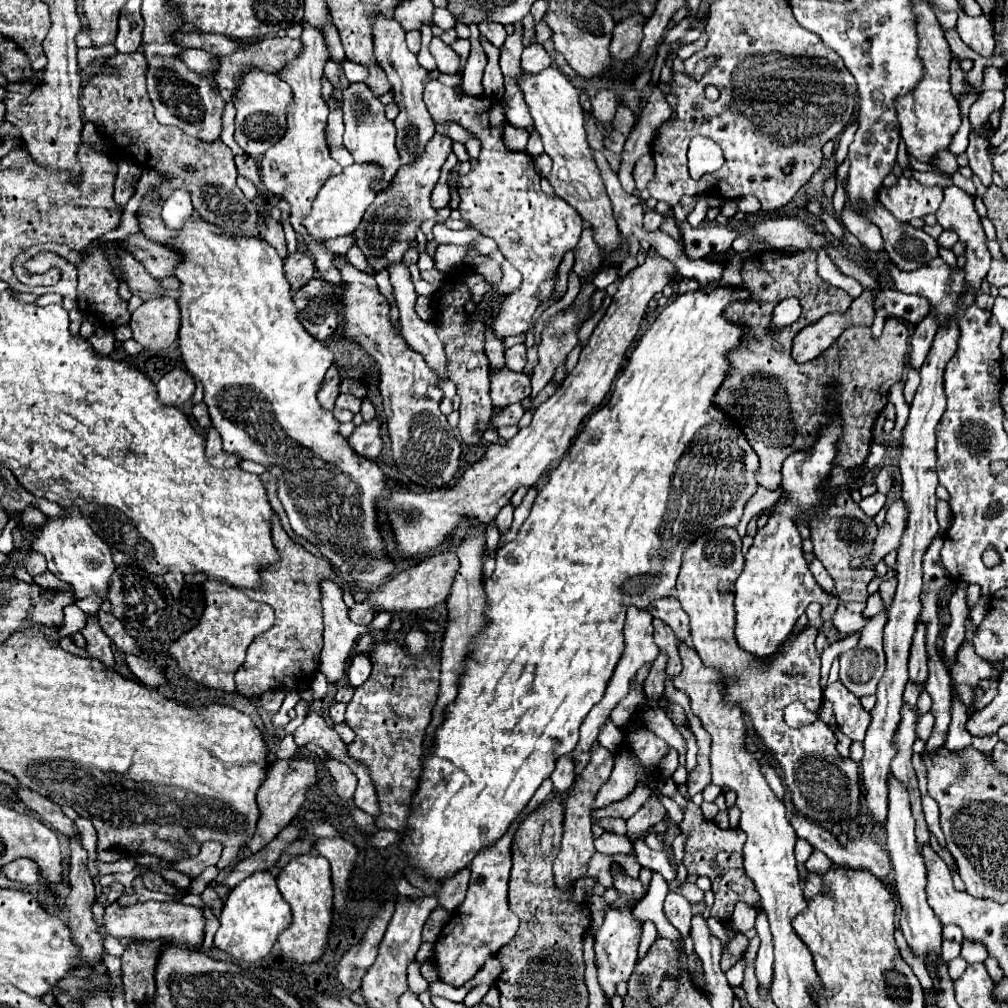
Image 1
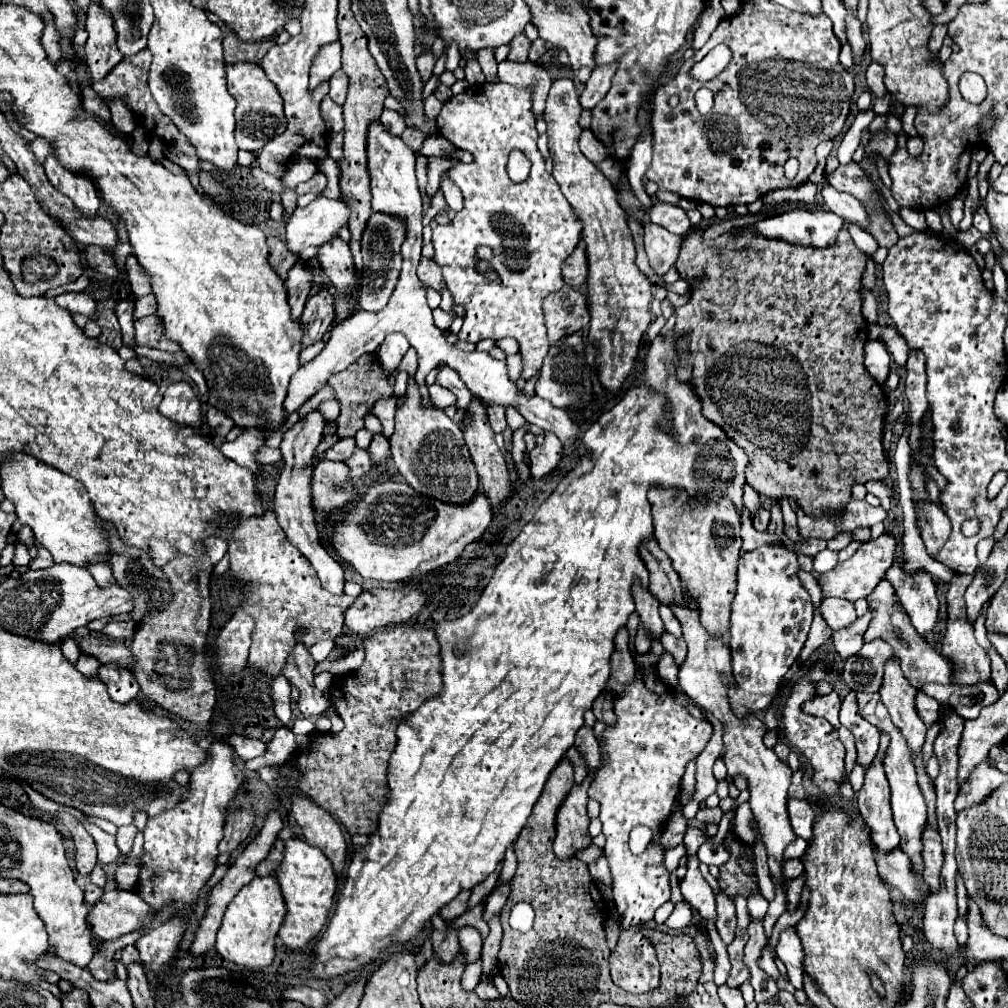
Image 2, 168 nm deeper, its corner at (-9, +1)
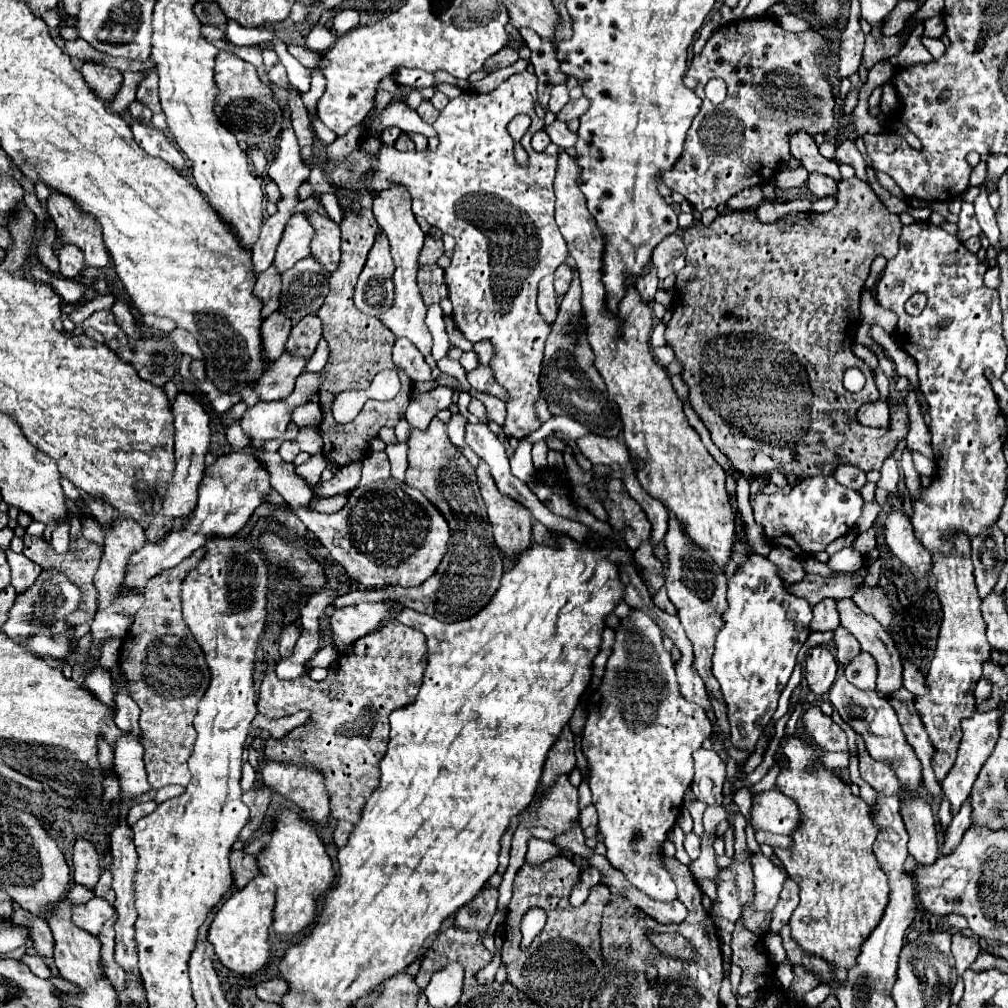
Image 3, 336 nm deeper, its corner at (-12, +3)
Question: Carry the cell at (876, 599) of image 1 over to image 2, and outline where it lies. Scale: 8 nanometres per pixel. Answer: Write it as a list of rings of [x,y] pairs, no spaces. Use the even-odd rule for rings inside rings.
[[[870,611],[862,619],[856,619],[848,627],[844,627],[832,635],[834,649],[842,659],[848,659],[860,651],[860,647],[864,645],[864,633],[868,629],[868,623],[870,623]]]

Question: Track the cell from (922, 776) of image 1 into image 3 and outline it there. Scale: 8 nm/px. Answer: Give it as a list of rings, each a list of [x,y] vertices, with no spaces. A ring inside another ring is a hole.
[[[965,535],[953,537],[955,543],[955,557],[943,559],[937,557],[933,563],[933,577],[935,577],[935,593],[941,601],[943,609],[943,623],[937,639],[935,657],[927,671],[927,683],[931,687],[929,695],[917,697],[915,707],[923,717],[925,729],[929,739],[935,747],[933,755],[933,771],[937,781],[943,781],[949,769],[955,763],[957,745],[961,741],[961,721],[965,717],[975,715],[975,699],[973,689],[983,673],[983,663],[991,659],[991,645],[985,641],[985,621],[981,617],[981,599],[977,595],[975,579],[973,579],[973,565],[971,565],[971,547]]]

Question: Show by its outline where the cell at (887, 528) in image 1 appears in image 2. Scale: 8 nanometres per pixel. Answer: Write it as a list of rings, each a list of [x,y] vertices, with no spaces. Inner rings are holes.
[[[880,535],[874,541],[864,543],[848,561],[838,563],[832,571],[822,573],[816,581],[822,589],[824,597],[838,597],[846,601],[856,601],[860,597],[868,597],[880,579],[884,579],[888,567],[894,563],[894,551],[896,551],[896,539],[892,535]]]

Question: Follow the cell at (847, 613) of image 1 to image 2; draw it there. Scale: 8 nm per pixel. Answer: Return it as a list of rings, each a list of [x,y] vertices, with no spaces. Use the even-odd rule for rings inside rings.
[[[822,599],[818,611],[832,631],[838,631],[840,627],[848,627],[848,623],[856,621],[854,605],[846,599]]]

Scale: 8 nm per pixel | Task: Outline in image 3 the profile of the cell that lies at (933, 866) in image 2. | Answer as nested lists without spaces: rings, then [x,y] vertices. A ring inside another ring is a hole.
[[[909,797],[901,803],[901,817],[909,833],[909,853],[919,865],[935,863],[939,857],[939,843],[929,803],[921,797]]]

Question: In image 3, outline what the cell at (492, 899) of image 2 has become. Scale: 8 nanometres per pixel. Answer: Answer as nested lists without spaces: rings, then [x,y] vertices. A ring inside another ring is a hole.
[[[481,889],[473,901],[463,905],[455,915],[455,925],[467,931],[483,931],[489,927],[491,917],[497,911],[497,889]]]

